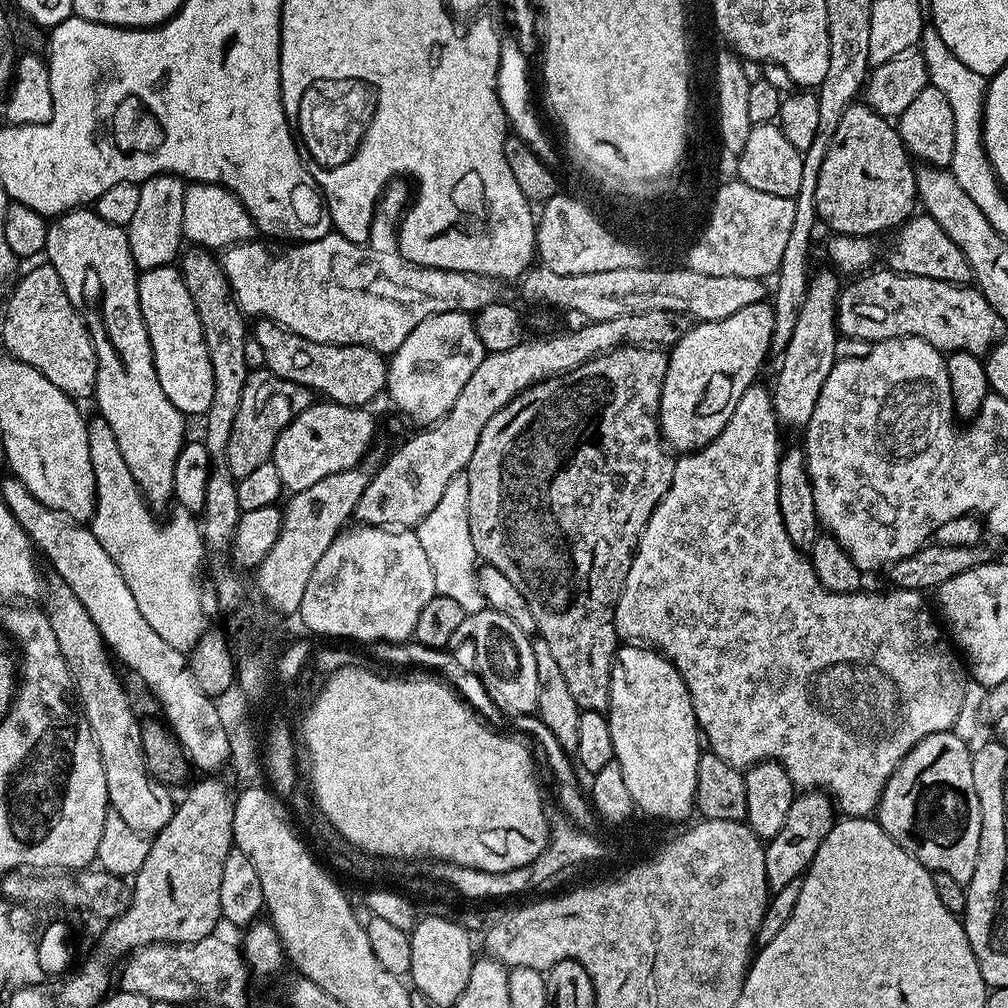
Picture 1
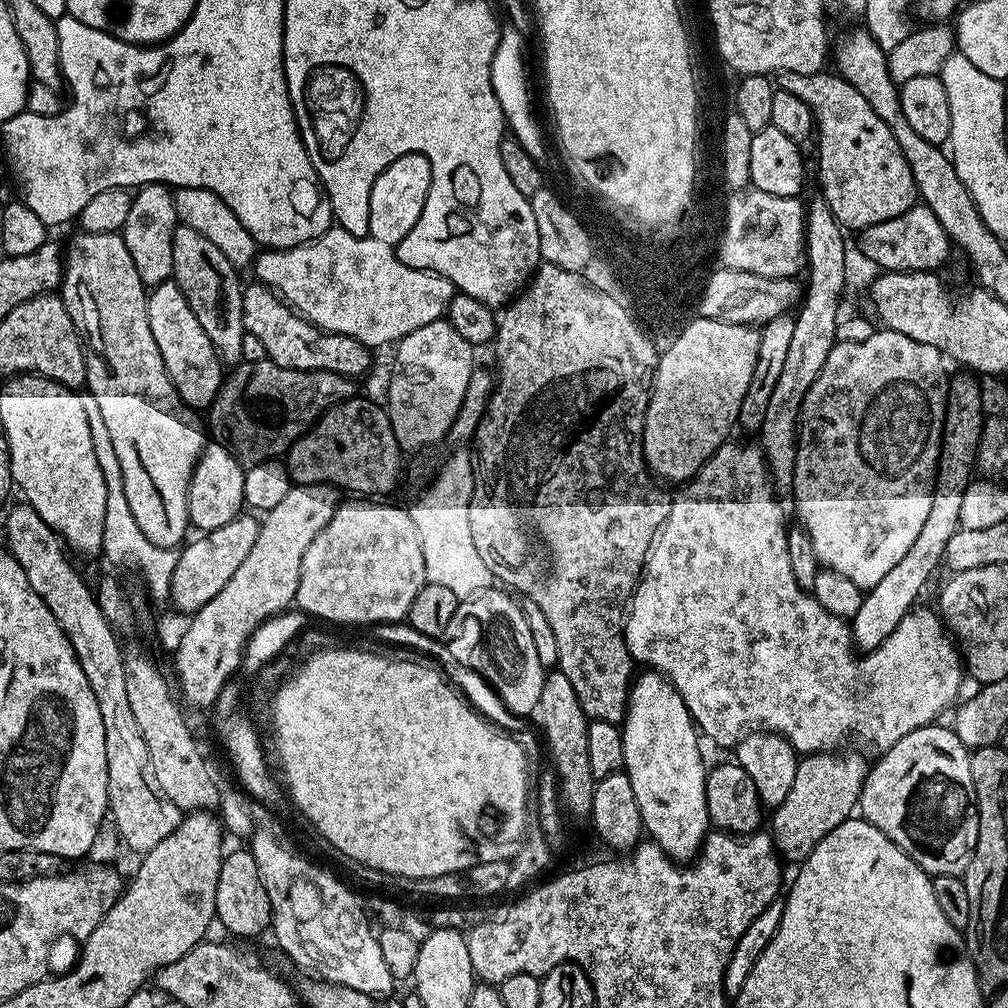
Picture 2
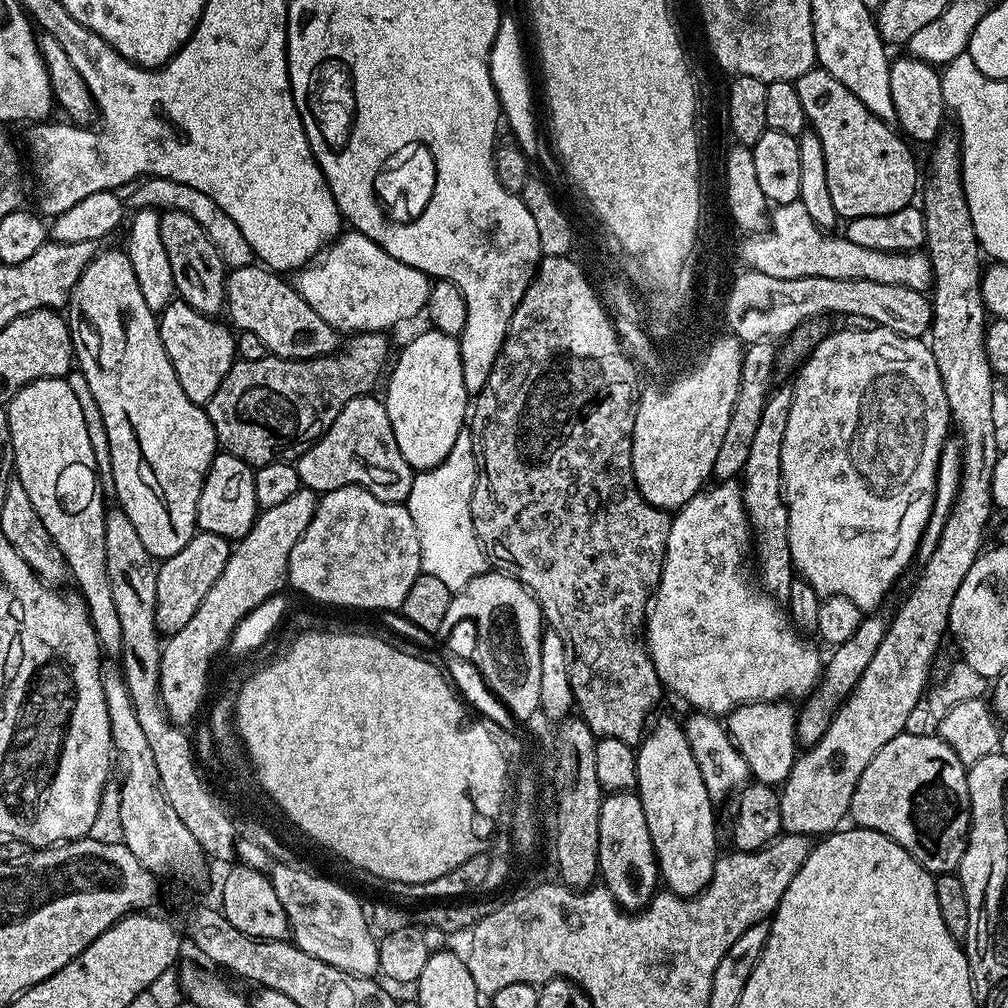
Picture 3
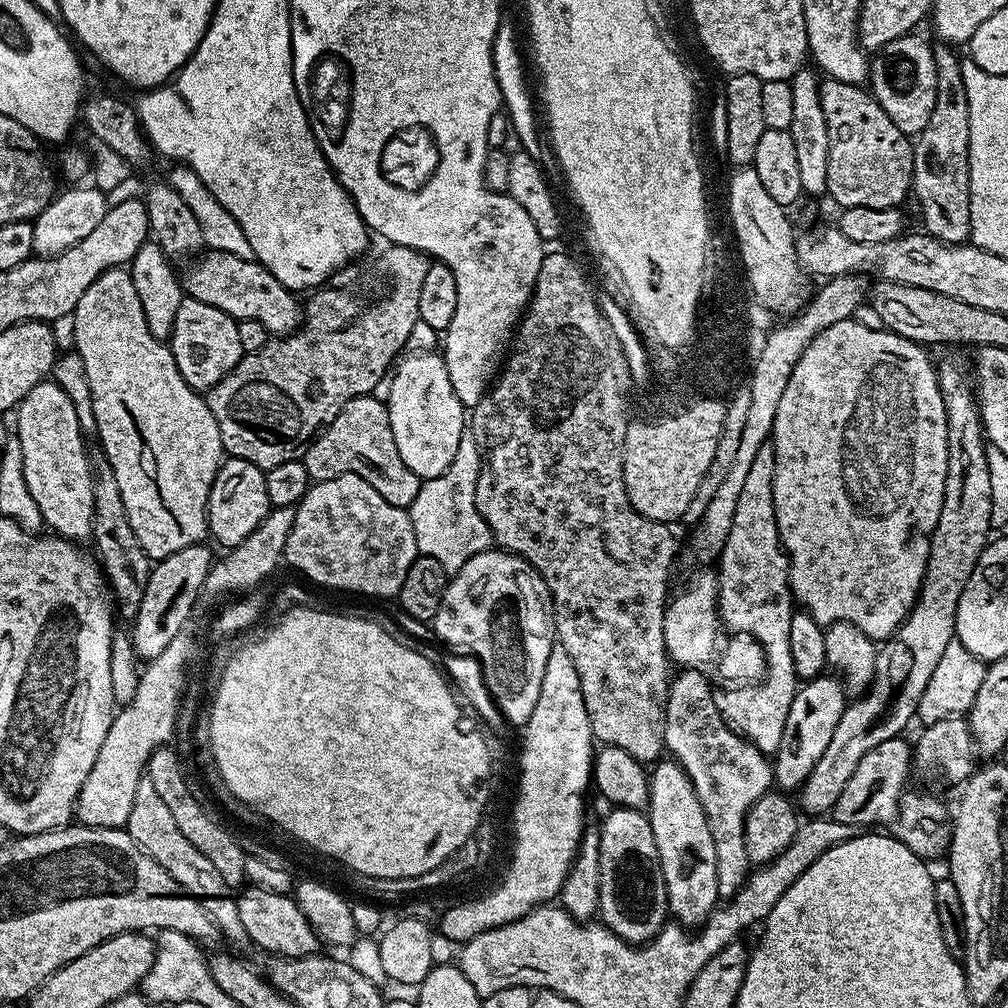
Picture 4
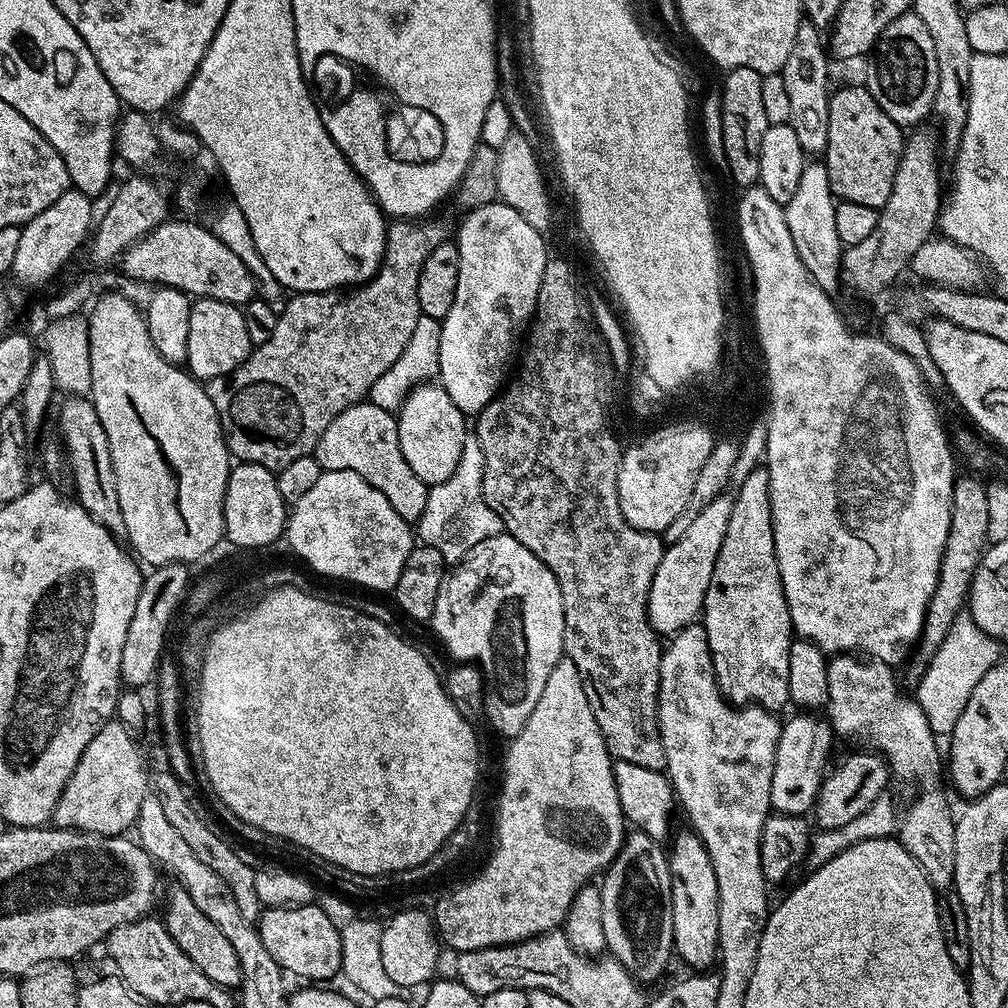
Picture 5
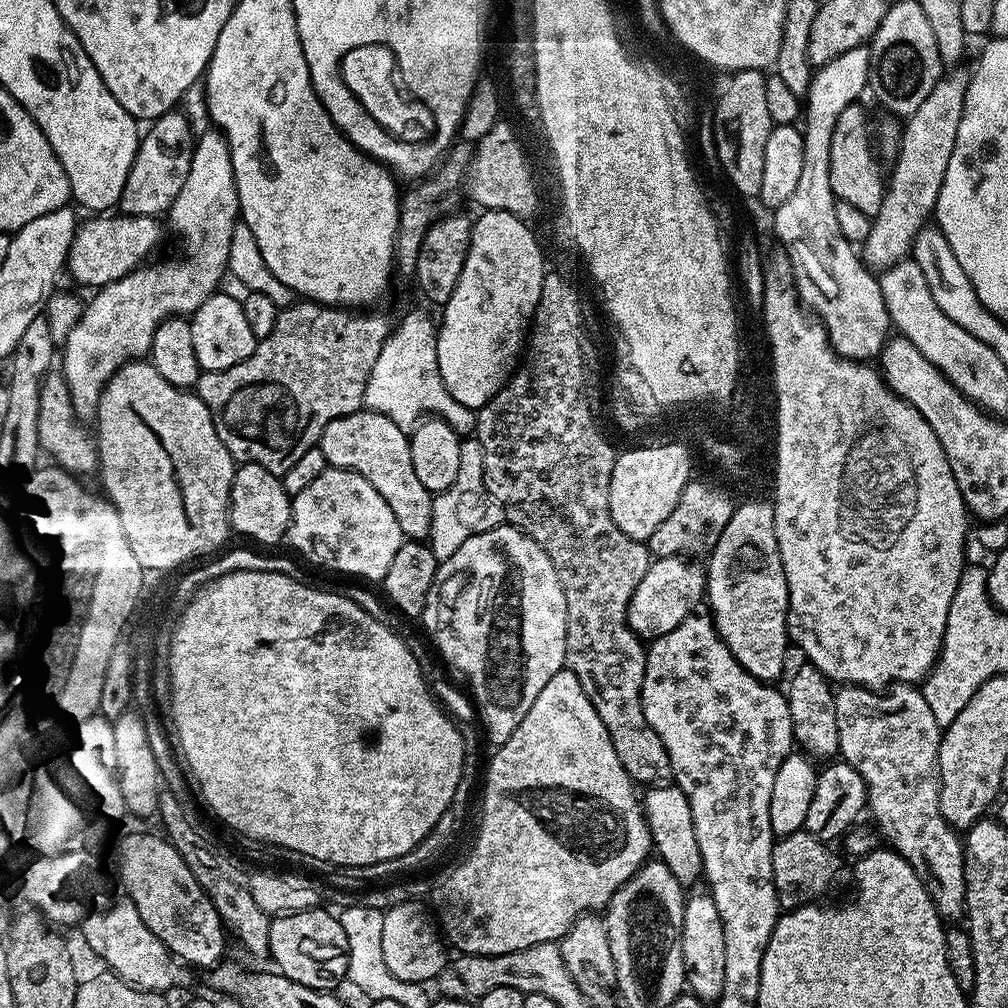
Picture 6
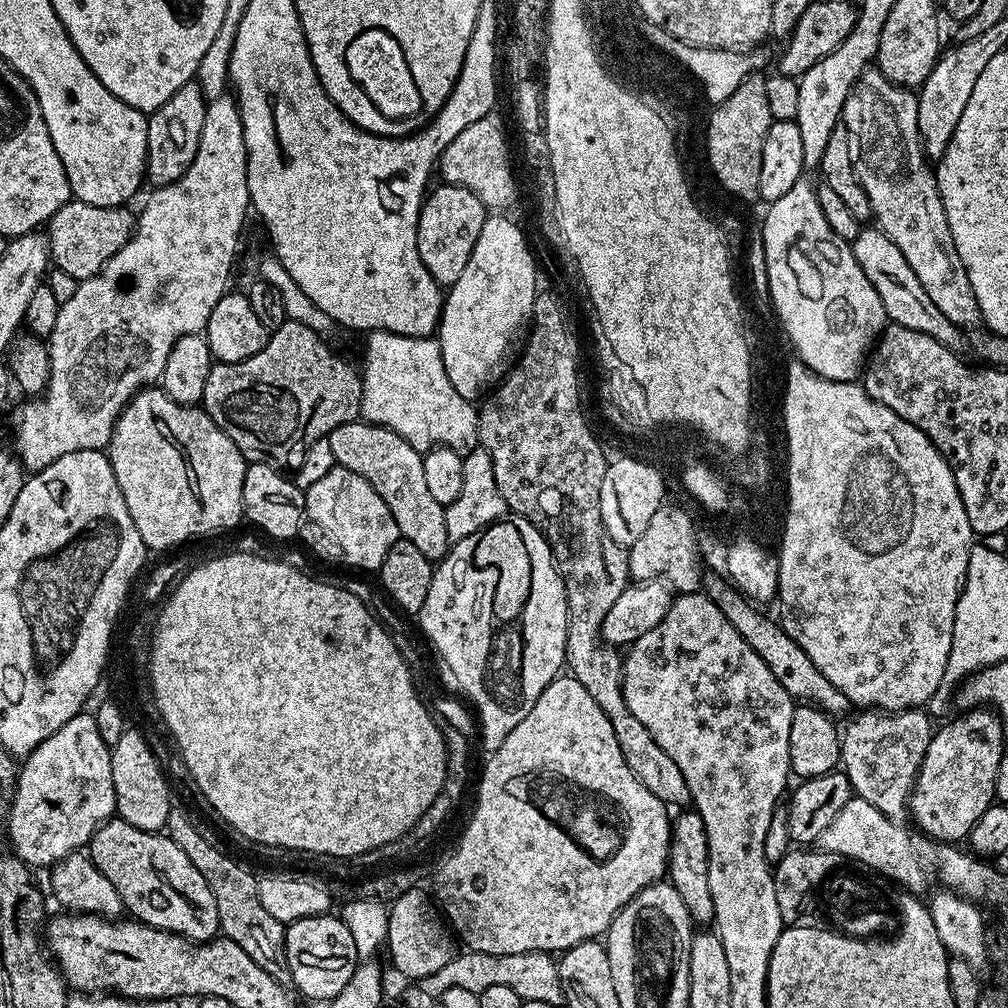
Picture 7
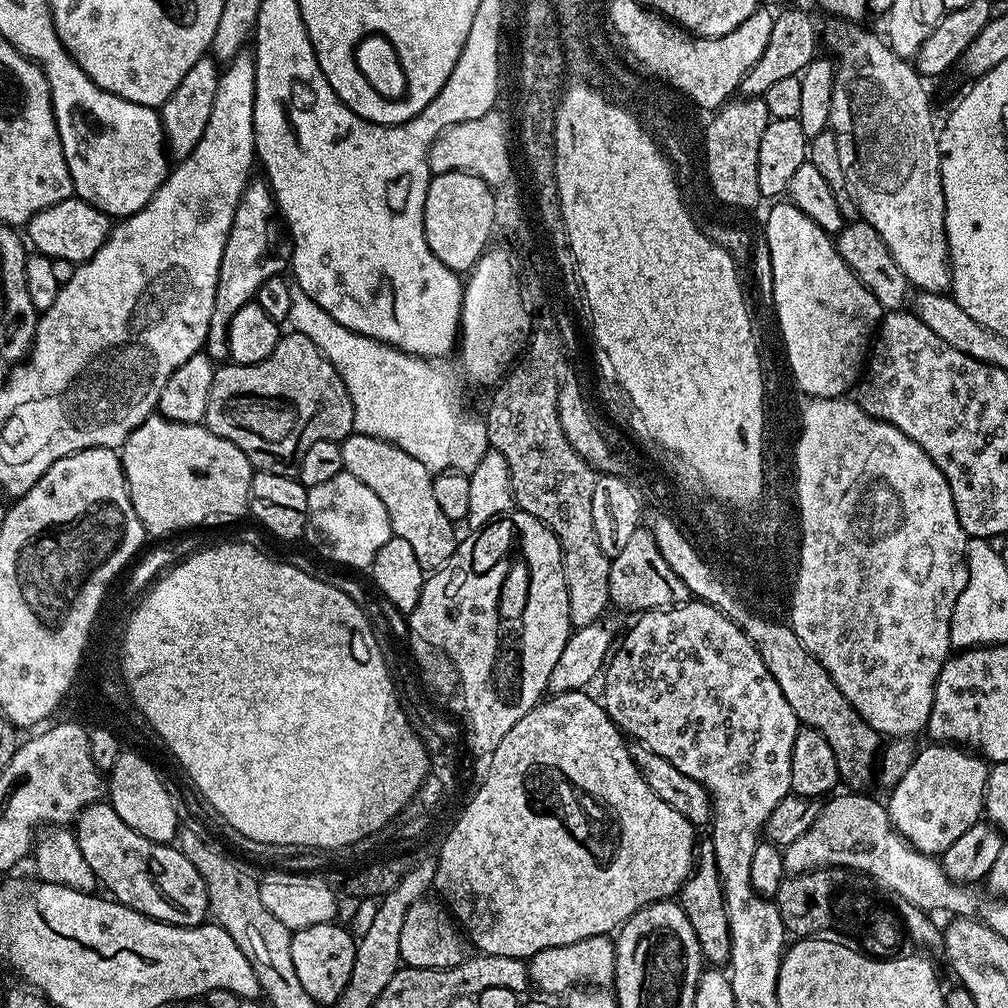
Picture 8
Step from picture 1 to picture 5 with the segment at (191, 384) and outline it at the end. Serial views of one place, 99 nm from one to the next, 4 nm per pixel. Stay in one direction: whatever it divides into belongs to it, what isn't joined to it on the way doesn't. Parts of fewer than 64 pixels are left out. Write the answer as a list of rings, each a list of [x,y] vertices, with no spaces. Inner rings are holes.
[[[197,299],[190,310],[190,338],[186,342],[187,371],[207,382],[230,374],[249,356],[254,345],[246,334],[246,318],[237,305],[221,300]]]

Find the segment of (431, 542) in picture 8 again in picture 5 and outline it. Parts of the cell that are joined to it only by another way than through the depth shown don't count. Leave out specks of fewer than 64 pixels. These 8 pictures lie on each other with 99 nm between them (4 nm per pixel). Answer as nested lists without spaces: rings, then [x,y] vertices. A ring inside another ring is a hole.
[[[361,402],[342,410],[342,414],[338,414],[338,418],[334,418],[330,426],[326,426],[322,438],[318,438],[314,455],[323,471],[354,470],[359,476],[366,478],[366,482],[370,482],[374,490],[386,494],[386,502],[390,502],[390,506],[394,506],[394,510],[398,510],[404,520],[418,522],[422,518],[422,510],[426,510],[429,485],[424,484],[422,478],[418,478],[418,474],[410,470],[410,462],[406,462],[406,454],[402,454],[402,446],[398,442],[398,426],[393,413],[382,410],[371,402]]]

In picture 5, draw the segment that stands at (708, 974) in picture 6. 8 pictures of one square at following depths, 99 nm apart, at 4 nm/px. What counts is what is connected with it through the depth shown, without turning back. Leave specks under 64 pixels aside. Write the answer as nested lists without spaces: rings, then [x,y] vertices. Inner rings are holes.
[[[691,830],[678,832],[671,837],[670,847],[667,849],[668,865],[672,875],[670,882],[670,902],[674,918],[672,947],[678,960],[692,967],[689,969],[708,970],[711,969],[708,968],[711,964],[713,967],[717,963],[720,954],[718,878],[714,878],[714,866],[710,862],[710,854],[706,854],[706,846],[702,846],[695,832]]]

